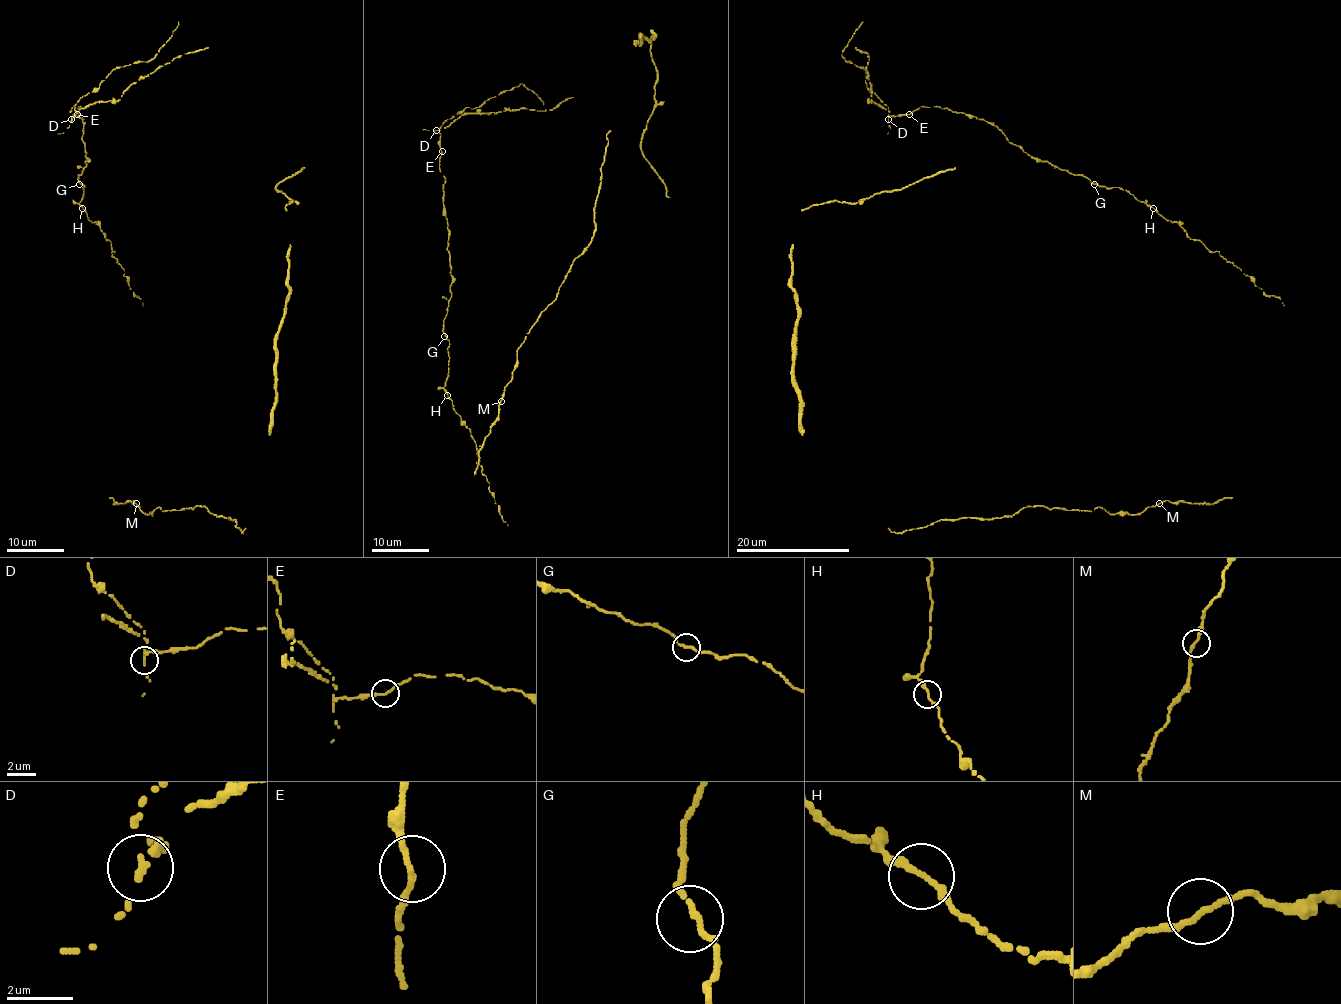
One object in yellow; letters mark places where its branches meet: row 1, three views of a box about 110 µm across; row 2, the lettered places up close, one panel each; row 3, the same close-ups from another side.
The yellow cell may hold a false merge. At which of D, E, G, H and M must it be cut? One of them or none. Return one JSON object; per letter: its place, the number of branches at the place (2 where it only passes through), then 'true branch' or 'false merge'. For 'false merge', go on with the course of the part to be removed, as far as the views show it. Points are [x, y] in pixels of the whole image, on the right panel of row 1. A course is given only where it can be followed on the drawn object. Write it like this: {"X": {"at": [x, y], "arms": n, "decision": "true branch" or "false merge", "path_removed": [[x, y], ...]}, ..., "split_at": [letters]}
{"D": {"at": [888, 119], "arms": 2, "decision": "false merge", "path_removed": [[888, 120], [888, 107], [866, 87], [865, 70], [846, 61], [842, 55], [862, 21]]}, "E": {"at": [909, 114], "arms": 2, "decision": "true branch"}, "G": {"at": [1094, 184], "arms": 2, "decision": "true branch"}, "H": {"at": [1153, 208], "arms": 2, "decision": "true branch"}, "M": {"at": [1159, 503], "arms": 2, "decision": "true branch"}, "split_at": ["D"]}

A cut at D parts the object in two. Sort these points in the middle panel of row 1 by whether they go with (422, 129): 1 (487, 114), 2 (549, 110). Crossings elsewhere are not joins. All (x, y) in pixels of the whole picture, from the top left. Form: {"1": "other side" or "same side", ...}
{"1": "same side", "2": "same side"}

